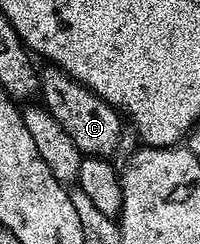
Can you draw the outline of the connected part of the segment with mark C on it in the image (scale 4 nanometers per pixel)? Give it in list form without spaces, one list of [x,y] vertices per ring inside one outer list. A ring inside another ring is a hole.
[[[46,64],[40,70],[41,87],[39,90],[40,100],[55,119],[63,126],[63,131],[71,137],[78,151],[86,157],[112,158],[113,152],[119,144],[119,137],[123,132],[122,114],[118,113],[113,106],[105,102],[102,97],[95,95],[83,83],[79,83],[69,73],[64,73],[55,65]]]

